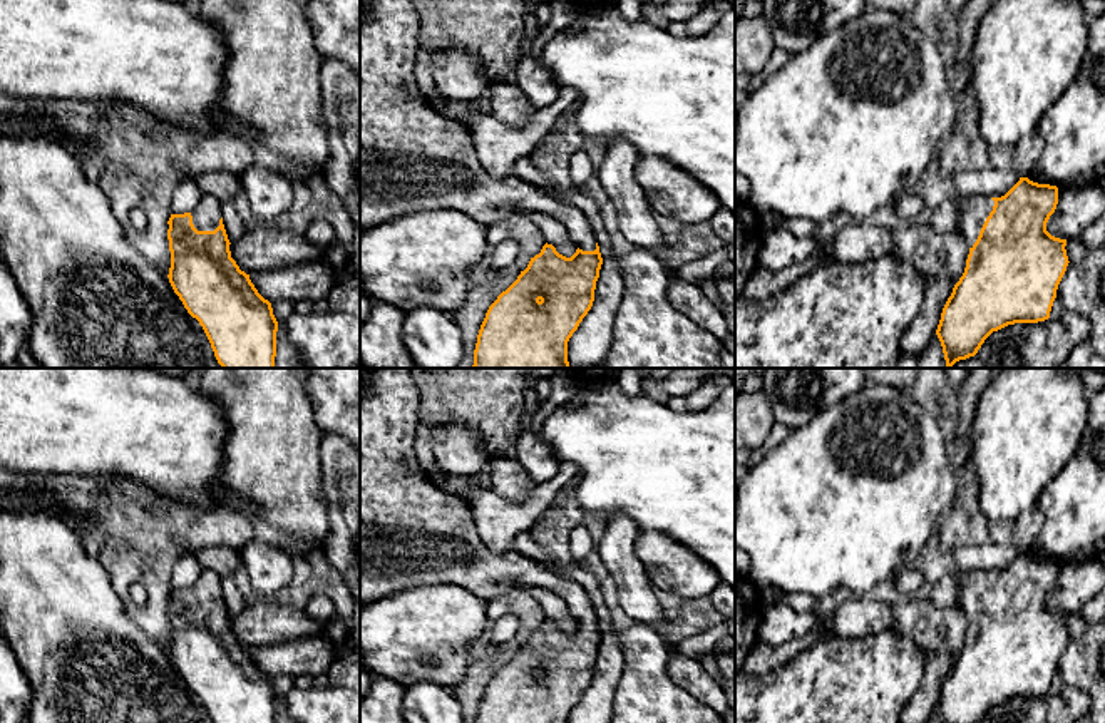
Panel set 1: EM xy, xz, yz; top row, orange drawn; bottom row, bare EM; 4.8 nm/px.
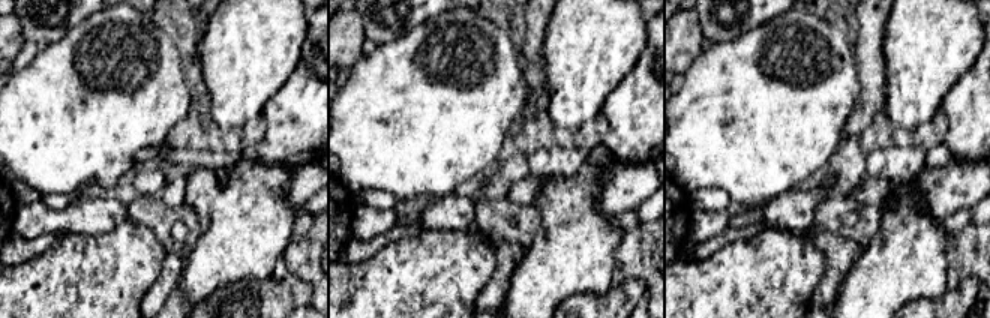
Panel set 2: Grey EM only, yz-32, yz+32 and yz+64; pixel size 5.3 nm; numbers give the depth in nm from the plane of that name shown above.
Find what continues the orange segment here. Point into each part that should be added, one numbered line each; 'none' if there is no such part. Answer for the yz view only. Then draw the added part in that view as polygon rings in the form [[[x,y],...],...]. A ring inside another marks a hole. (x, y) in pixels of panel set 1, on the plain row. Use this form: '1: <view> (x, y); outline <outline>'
1: yz (973, 584); outline [[[983,571],[959,572],[958,606],[966,613],[969,623],[976,618],[979,606],[993,586],[994,576]]]

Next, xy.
1: xy (206, 591); outline [[[203,569],[199,581],[191,586],[191,591],[198,606],[214,606],[221,594],[221,577],[209,569]]]

